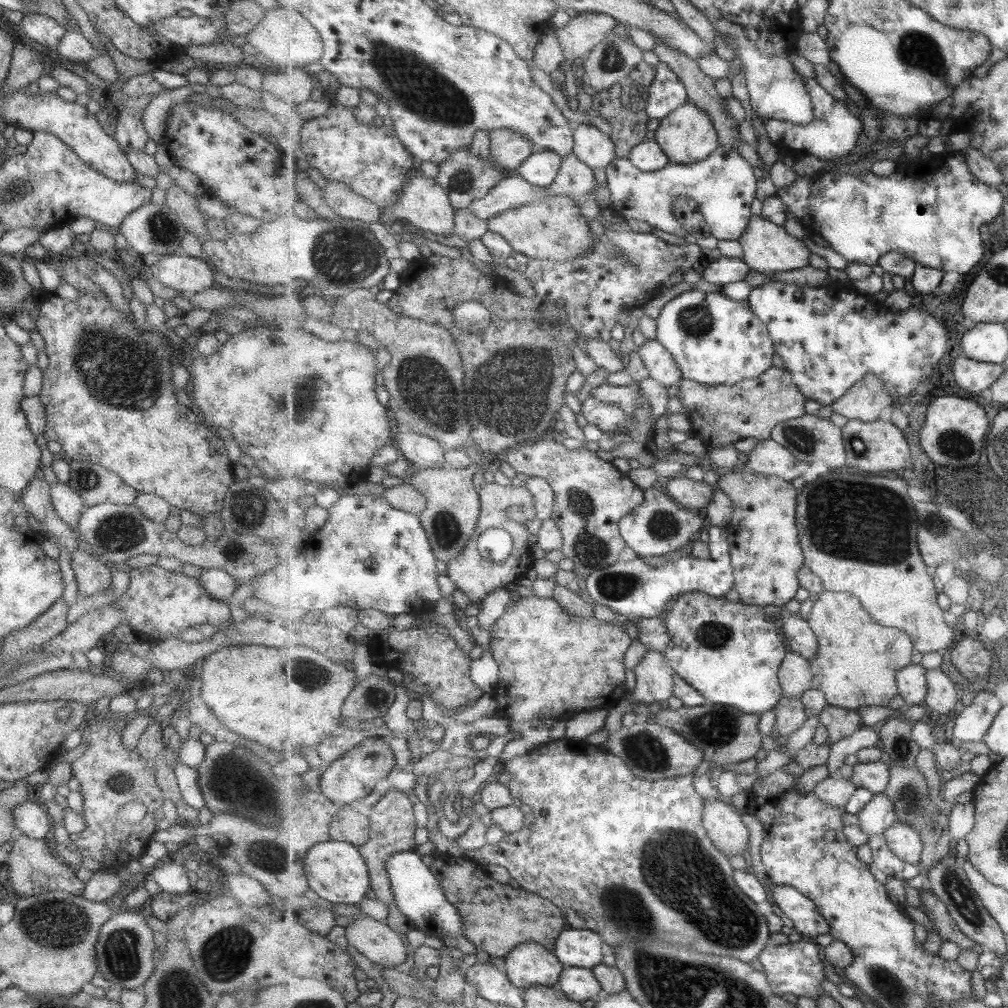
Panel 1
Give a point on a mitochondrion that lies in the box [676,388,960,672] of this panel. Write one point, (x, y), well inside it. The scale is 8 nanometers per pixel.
(886, 546)

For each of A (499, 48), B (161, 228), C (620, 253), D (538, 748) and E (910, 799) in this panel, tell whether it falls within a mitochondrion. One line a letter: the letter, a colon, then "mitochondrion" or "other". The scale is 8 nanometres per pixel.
A: other
B: mitochondrion
C: mitochondrion
D: other
E: mitochondrion

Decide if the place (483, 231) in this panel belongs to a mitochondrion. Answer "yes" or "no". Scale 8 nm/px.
no

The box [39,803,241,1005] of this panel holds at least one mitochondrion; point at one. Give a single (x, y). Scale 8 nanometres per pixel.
(122, 954)

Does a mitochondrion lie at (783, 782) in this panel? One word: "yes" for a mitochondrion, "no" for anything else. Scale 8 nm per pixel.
no

